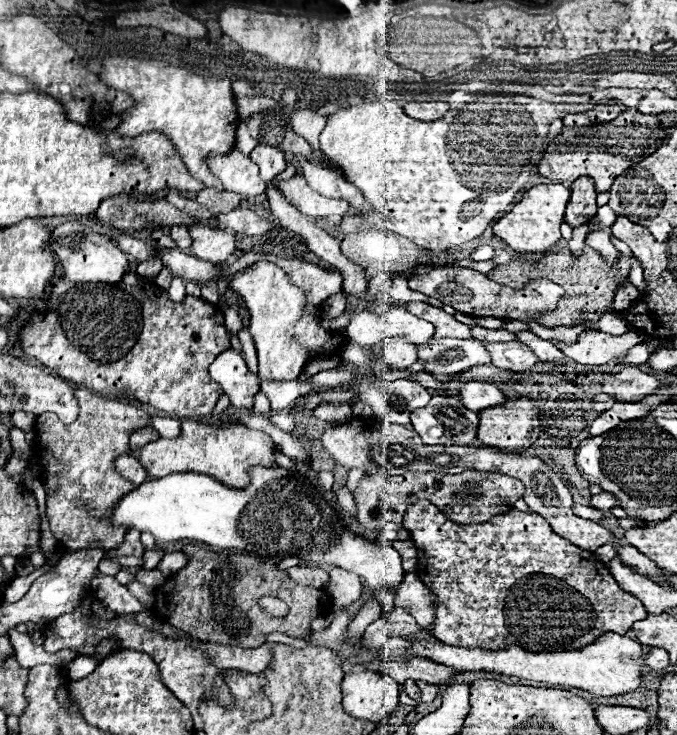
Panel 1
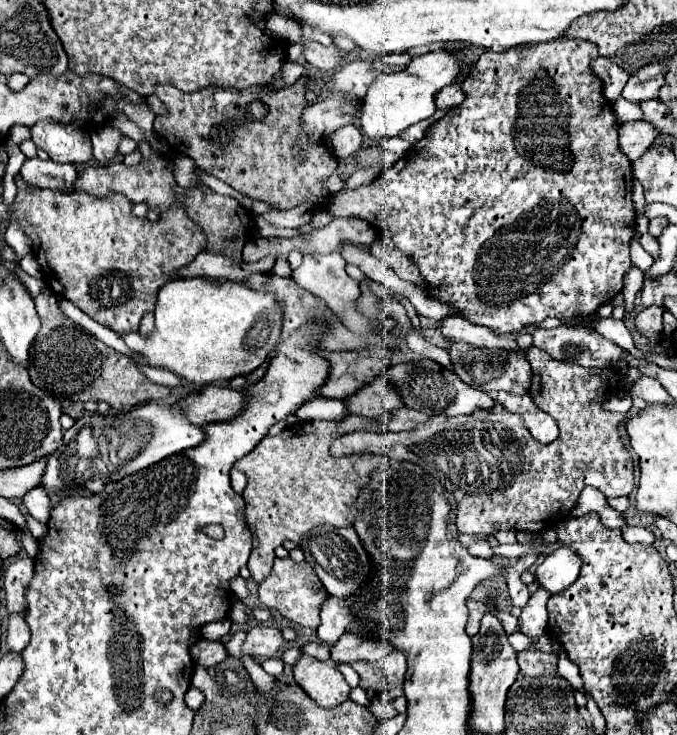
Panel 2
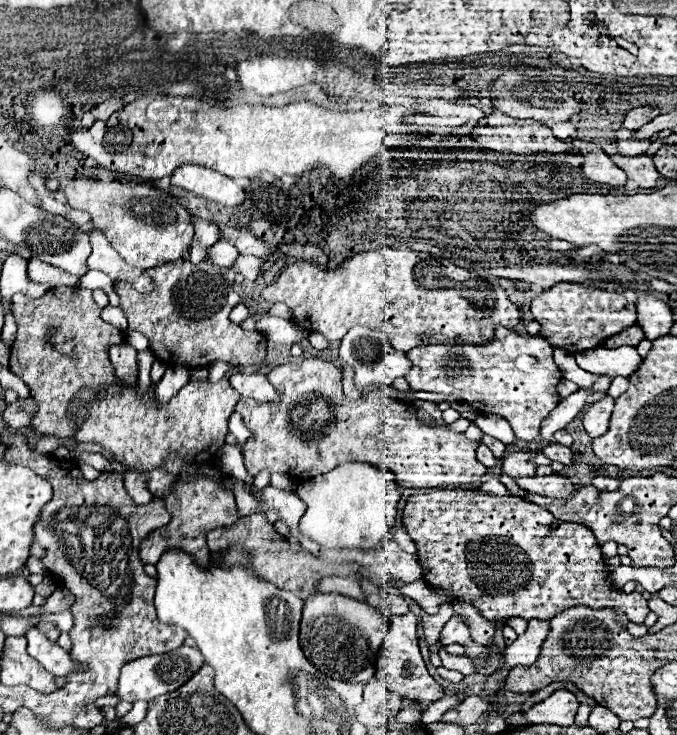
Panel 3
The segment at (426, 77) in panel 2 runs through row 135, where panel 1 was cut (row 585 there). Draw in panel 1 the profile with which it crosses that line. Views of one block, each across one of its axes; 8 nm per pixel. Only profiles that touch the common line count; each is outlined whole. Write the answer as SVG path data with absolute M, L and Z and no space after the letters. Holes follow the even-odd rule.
M252 468L250 470L250 488L236 490L220 484L212 476L196 474L196 472L178 472L166 478L142 482L138 488L128 492L116 502L116 508L110 512L110 522L114 526L124 526L128 530L150 532L158 542L176 542L176 540L198 540L210 544L214 548L240 548L248 552L256 552L258 556L266 556L268 560L284 560L290 556L298 556L316 564L334 564L344 570L350 570L364 578L368 592L376 594L384 588L398 590L404 580L404 570L400 564L400 554L388 544L380 548L348 530L342 516L322 498L316 484L304 476L302 472L288 472L284 468Z

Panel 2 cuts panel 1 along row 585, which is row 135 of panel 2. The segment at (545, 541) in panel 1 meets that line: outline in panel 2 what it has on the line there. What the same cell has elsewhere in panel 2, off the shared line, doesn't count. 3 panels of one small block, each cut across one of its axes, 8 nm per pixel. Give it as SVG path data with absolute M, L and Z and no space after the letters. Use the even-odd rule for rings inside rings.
M558 38L540 44L524 44L504 52L486 50L470 68L468 76L460 82L464 92L464 102L454 106L446 118L440 118L430 126L426 138L418 140L394 166L390 166L380 178L380 188L374 194L360 194L356 190L356 212L362 214L370 208L372 214L364 216L370 222L380 224L384 230L392 232L394 244L398 250L406 252L416 268L420 270L422 280L426 282L426 292L430 298L440 300L456 310L460 318L468 322L488 326L496 334L520 332L528 326L534 326L548 316L554 318L582 318L602 304L610 302L622 290L622 278L630 270L630 240L636 234L636 212L632 206L630 178L632 166L630 160L618 150L618 120L612 110L606 108L602 96L602 84L592 74L590 62L598 56L598 46L586 40L568 40Z

